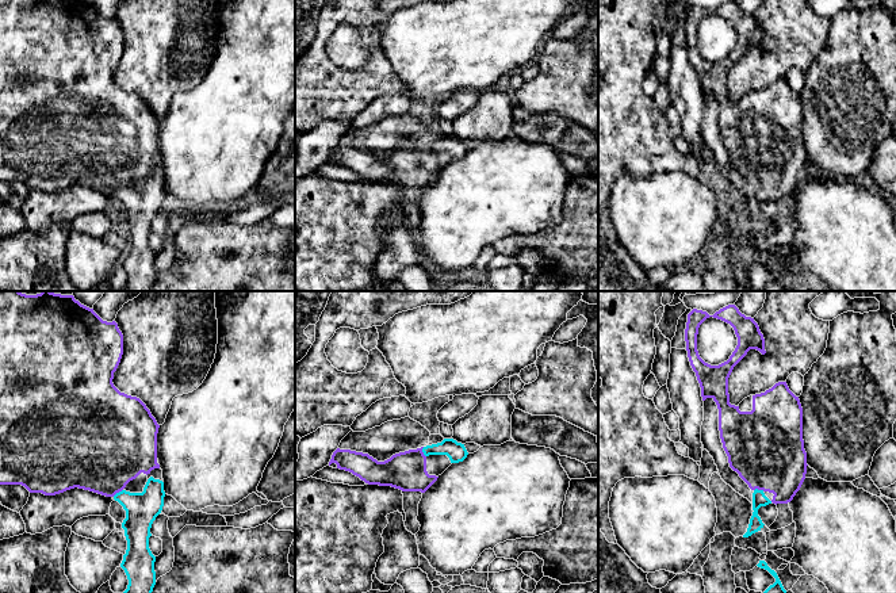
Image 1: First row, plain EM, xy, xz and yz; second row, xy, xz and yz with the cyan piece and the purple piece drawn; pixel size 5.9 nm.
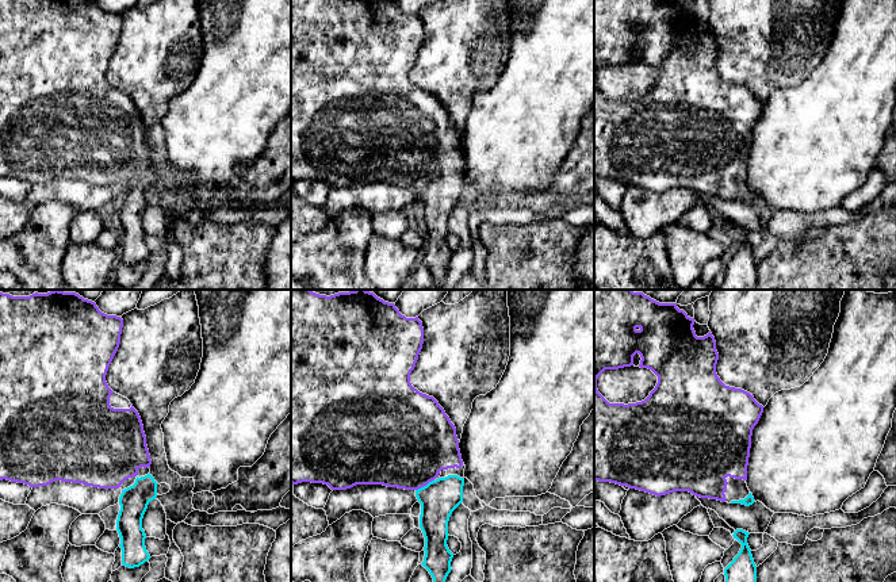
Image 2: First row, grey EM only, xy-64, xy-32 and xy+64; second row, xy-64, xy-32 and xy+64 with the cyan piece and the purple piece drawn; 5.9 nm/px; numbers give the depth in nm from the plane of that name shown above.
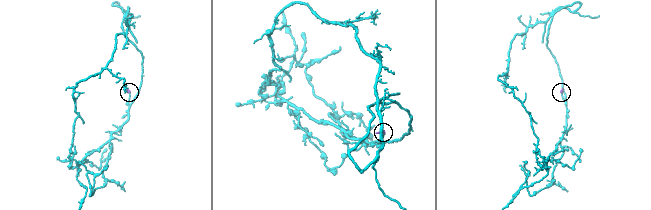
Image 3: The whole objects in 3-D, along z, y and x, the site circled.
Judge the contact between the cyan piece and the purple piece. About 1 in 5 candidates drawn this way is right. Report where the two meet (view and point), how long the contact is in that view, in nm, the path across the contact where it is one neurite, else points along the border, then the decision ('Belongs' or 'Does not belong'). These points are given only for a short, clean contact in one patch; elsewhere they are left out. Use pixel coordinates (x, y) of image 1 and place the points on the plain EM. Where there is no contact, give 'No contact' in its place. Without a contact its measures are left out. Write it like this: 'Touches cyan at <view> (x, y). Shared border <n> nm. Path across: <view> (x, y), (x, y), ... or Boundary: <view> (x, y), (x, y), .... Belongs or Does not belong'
Touches cyan at xy (117, 190). Shared border 80 nm. Path across: xy (142, 205), (117, 190), (110, 179), (102, 150). Belongs

